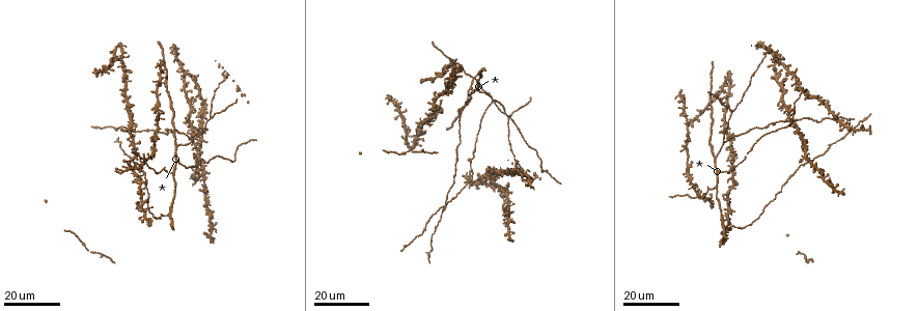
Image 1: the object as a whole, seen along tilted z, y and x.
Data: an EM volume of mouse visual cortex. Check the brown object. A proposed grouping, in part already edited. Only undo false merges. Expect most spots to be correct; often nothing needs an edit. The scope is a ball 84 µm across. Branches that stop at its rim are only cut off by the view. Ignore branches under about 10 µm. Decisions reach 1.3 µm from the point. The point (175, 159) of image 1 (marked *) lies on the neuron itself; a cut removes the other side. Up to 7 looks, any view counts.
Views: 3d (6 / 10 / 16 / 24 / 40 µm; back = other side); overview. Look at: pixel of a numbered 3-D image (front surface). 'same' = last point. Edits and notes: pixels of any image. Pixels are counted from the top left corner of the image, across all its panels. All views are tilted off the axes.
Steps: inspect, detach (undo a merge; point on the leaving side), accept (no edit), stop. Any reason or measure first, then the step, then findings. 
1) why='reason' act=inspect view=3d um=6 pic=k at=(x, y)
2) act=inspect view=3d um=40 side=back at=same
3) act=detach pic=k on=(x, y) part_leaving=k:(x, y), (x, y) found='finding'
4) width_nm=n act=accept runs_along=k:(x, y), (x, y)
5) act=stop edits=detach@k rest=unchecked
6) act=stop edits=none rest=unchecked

why='sudden change in width' act=inspect view=3d um=16 pic=1 at=(707, 190)

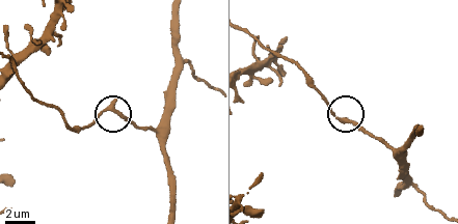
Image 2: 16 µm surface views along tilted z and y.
act=inspect view=3d um=10 pic=2 at=(340, 119)

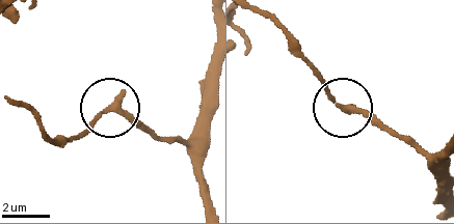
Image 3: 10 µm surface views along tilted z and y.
width_nm=200 act=accept runs_along=3:(441, 169), (419, 148), (343, 107), (311, 65) found='all the same neuron'

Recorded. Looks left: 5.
why='sudden change in width' act=inspect view=3d um=16 pic=1 at=(168, 214)

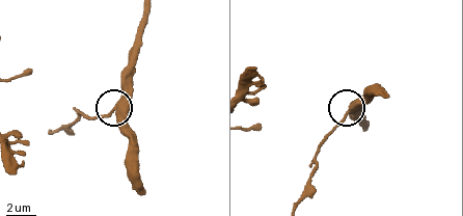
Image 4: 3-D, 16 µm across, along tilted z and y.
act=inspect view=3d um=6 pic=4 at=(350, 112)

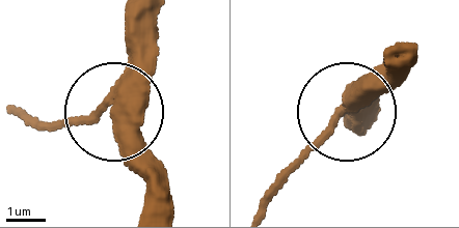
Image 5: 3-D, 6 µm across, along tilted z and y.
act=accept runs_along=5:(157, 18), (153, 58), (112, 105), (28, 126) found='one neuron here'

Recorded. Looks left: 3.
why='arms part here' act=inspect view=3d um=16 pic=1 at=(192, 138)

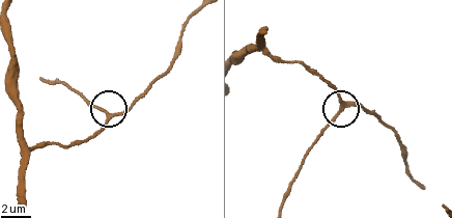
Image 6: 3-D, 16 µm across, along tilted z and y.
act=inspect view=3d um=6 pic=6 at=(114, 113)

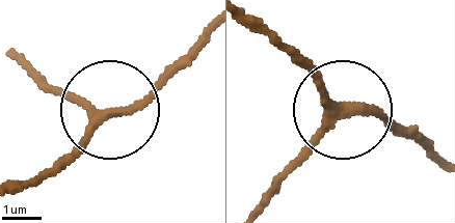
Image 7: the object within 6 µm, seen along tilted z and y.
width_nm=220 act=accept found='all the same neuron'

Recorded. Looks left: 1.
act=stop edits=none rest=unchecked

